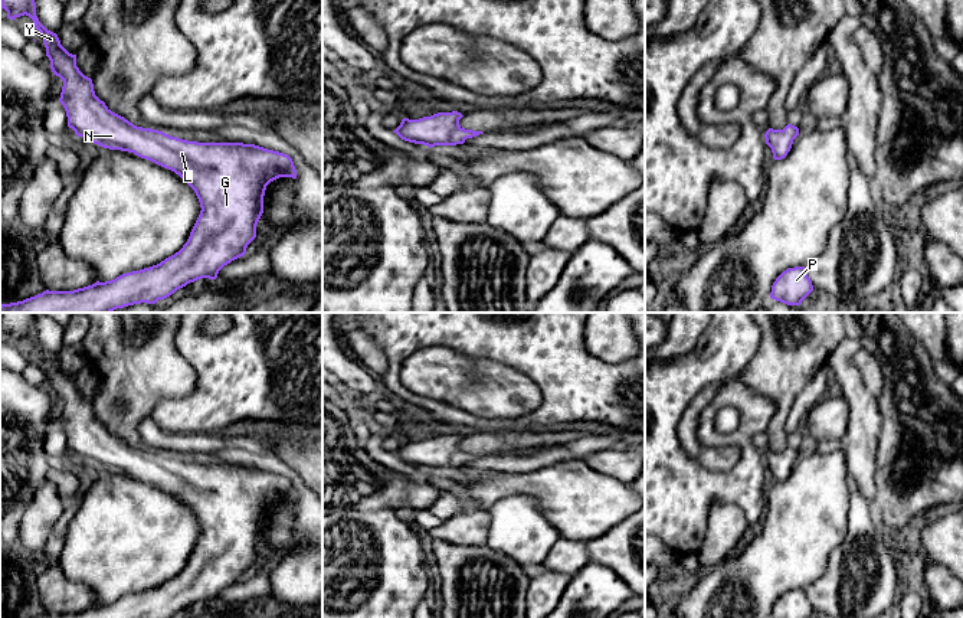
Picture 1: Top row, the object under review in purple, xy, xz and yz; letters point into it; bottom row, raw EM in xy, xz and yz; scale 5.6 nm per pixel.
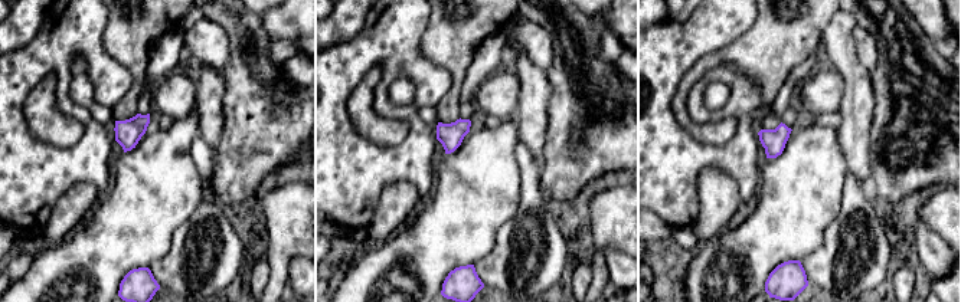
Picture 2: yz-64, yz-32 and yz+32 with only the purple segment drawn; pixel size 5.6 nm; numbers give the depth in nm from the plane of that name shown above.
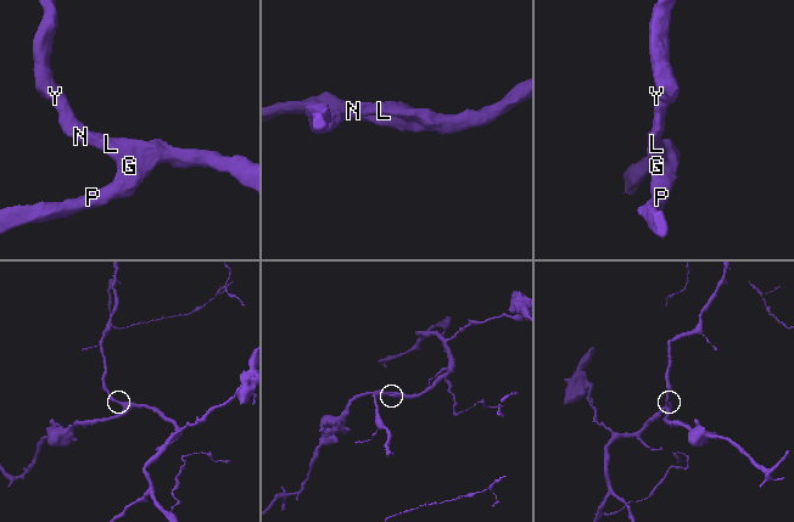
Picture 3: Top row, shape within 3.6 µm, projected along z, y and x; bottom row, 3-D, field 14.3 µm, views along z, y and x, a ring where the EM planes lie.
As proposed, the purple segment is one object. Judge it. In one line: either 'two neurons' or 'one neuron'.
one neuron

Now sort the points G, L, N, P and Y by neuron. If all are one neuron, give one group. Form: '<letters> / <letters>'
G L N P Y

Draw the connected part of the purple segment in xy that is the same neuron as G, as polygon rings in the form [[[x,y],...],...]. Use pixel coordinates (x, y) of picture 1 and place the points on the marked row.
[[[1,0],[7,19],[29,16],[43,37],[46,56],[53,75],[63,81],[59,102],[68,117],[68,127],[78,137],[109,150],[134,153],[178,174],[196,193],[200,215],[187,242],[174,255],[157,265],[132,271],[115,279],[78,288],[73,291],[43,291],[23,301],[1,304],[0,313],[112,313],[134,304],[155,304],[202,278],[216,279],[219,271],[246,254],[256,238],[256,225],[263,213],[266,186],[279,177],[297,179],[297,170],[288,154],[243,143],[197,143],[171,137],[163,131],[137,127],[112,112],[94,91],[92,79],[76,66],[76,55],[69,53],[56,33],[48,30],[36,16],[35,0]]]

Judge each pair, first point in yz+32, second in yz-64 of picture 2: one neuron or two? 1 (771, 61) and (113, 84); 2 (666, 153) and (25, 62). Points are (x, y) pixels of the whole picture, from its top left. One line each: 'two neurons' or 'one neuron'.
1: two neurons
2: one neuron

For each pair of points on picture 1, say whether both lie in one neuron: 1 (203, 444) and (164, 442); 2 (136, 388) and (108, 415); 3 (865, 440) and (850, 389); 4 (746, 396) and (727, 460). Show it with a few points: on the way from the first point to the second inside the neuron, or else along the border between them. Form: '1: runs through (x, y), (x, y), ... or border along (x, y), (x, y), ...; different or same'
1: runs through (193, 442), (174, 442); same
2: runs through (127, 388), (108, 406); same
3: runs through (862, 427), (861, 402); same
4: border along (739, 447), (739, 460), (730, 468), (707, 468); different

